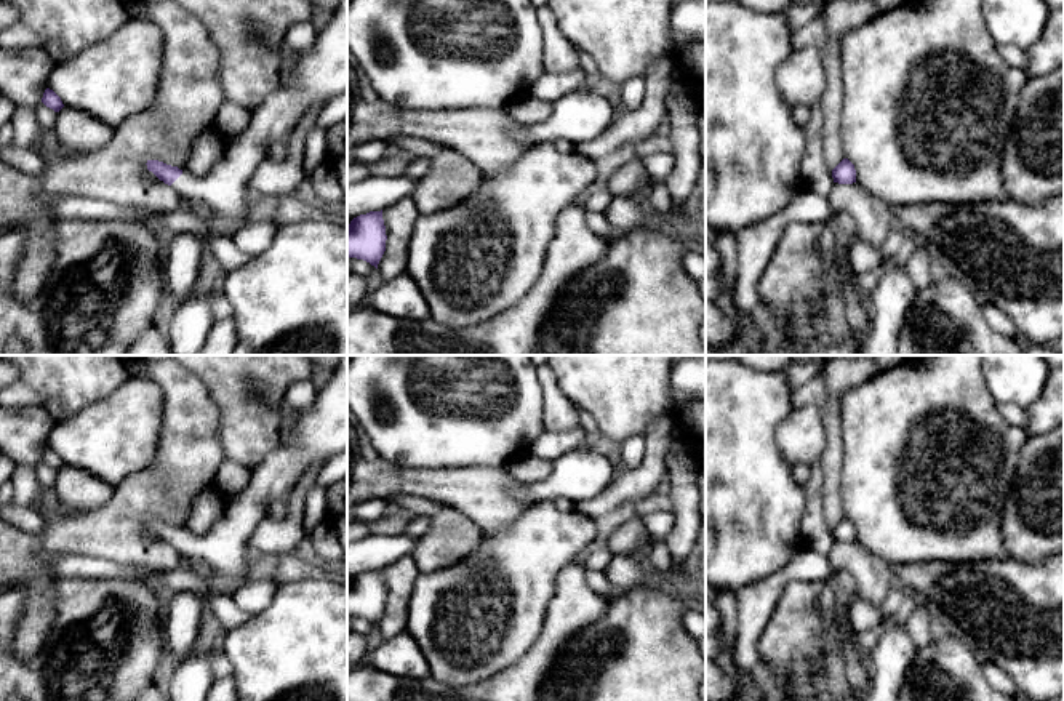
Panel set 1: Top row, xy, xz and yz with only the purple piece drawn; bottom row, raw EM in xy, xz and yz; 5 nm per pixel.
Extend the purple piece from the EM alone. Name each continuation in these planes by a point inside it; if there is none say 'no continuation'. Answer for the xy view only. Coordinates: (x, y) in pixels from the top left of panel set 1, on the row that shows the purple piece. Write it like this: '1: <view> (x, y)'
1: xy (320, 74)

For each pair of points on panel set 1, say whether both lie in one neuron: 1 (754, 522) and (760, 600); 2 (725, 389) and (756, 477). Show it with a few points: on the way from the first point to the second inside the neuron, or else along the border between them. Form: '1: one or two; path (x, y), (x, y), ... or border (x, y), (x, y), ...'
1: two; border (791, 557), (780, 570), (744, 584), (735, 594)
2: one; path (725, 412), (725, 447), (733, 455)

